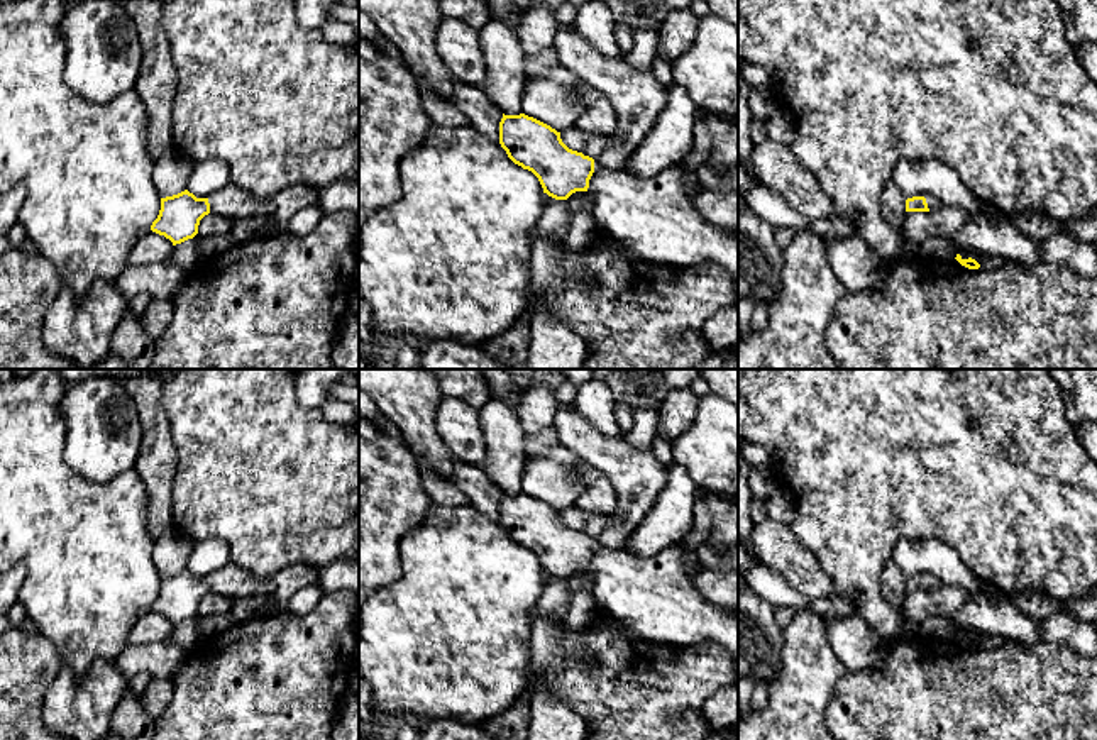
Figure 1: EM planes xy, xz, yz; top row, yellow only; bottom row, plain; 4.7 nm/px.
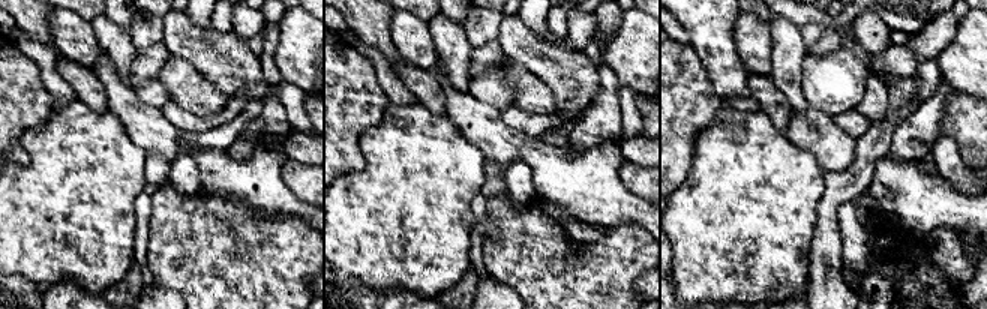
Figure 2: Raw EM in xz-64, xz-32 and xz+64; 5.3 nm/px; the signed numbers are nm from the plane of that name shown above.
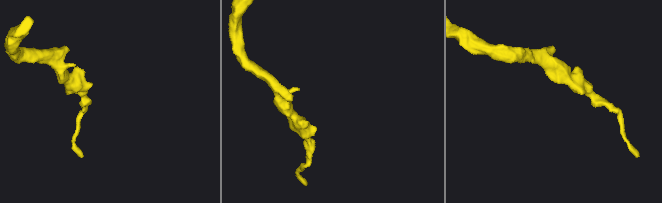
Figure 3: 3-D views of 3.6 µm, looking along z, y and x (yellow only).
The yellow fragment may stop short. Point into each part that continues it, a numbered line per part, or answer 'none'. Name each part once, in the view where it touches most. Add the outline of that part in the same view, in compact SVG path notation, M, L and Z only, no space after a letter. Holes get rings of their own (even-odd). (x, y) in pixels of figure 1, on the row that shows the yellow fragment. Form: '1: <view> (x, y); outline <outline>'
1: xz (654, 217); outline M672 166L653 178L637 178L625 168L594 169L587 191L594 198L598 232L625 242L637 257L665 266L714 262L738 283L738 232L706 222L687 198L686 173Z

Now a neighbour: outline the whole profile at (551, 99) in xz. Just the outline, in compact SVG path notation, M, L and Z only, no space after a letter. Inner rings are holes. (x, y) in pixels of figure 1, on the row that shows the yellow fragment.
M562 64L537 78L526 78L521 113L550 125L557 132L574 127L582 113L582 102L576 93L579 81Z

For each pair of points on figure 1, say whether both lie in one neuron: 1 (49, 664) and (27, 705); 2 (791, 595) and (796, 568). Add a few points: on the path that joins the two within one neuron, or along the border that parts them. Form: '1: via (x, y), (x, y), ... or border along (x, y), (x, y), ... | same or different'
1: via (39, 674), (27, 686), (27, 695) | same
2: border along (762, 563), (781, 574), (810, 603) | different

